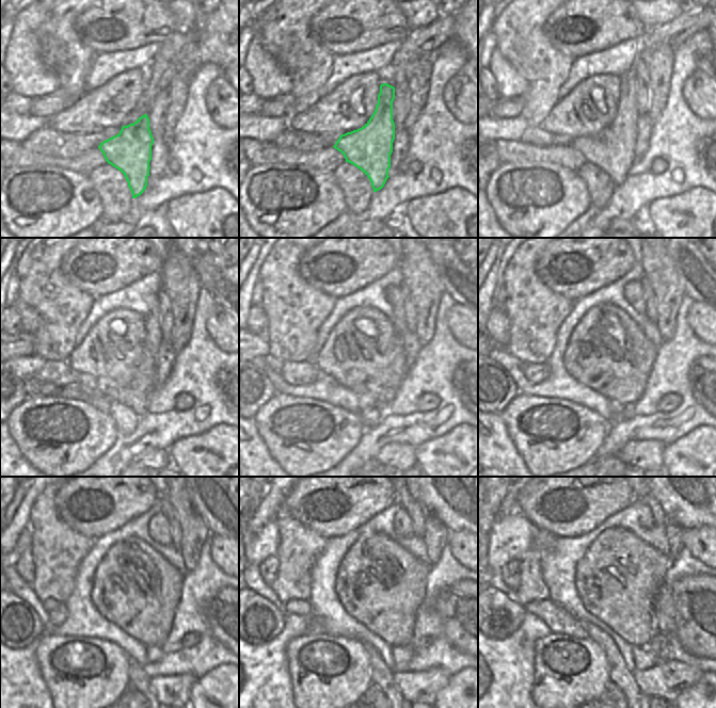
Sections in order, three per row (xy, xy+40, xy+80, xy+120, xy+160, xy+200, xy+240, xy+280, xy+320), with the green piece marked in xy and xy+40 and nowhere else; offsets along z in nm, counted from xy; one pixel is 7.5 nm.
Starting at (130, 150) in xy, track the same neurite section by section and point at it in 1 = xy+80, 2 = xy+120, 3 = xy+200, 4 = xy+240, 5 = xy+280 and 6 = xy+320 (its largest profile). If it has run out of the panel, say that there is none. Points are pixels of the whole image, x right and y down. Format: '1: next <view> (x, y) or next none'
1: next xy+80 (611, 149)
2: next xy+120 (134, 396)
3: next xy+200 (634, 292)
4: next xy+240 (159, 528)
5: next xy+280 (402, 524)
6: next xy+320 (645, 516)

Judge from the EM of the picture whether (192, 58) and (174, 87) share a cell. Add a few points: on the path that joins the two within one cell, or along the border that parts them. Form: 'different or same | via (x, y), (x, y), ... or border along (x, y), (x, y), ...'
different | border along (181, 69), (187, 69), (190, 78)

